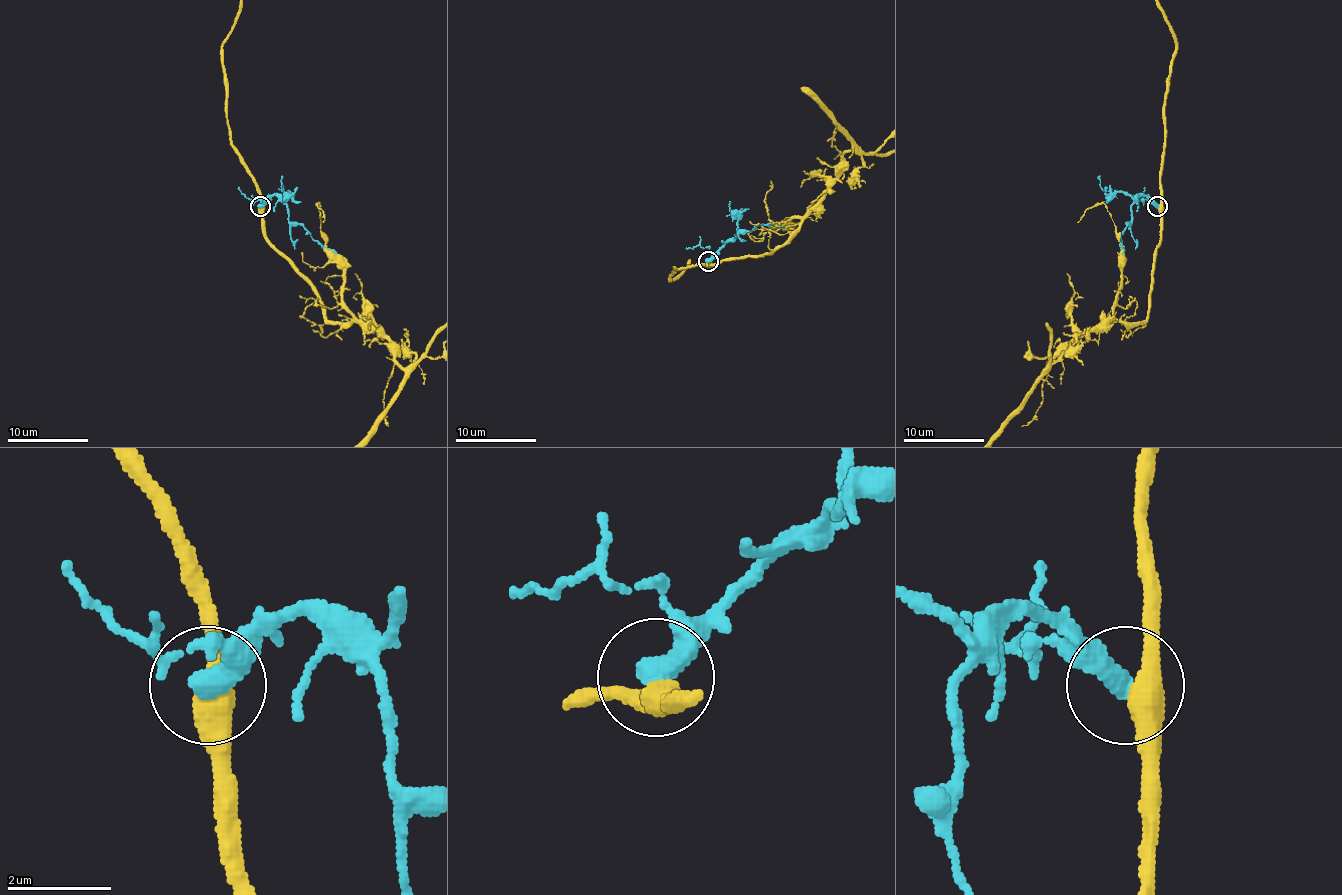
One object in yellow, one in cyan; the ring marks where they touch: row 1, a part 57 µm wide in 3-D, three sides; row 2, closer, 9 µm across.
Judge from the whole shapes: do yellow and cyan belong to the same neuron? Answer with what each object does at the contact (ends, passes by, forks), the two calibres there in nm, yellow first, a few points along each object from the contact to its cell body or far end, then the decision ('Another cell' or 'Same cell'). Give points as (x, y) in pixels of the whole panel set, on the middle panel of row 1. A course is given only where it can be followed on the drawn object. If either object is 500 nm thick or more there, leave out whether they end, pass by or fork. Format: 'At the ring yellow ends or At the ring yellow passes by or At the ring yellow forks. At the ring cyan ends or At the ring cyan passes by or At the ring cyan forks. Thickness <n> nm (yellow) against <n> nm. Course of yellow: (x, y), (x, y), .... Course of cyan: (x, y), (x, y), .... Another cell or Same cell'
At the ring yellow passes by. At the ring cyan ends. Thickness 460 nm (yellow) against 480 nm. Course of cyan: (708, 261), (736, 235), (750, 233), (758, 225), (784, 227). Another cell

